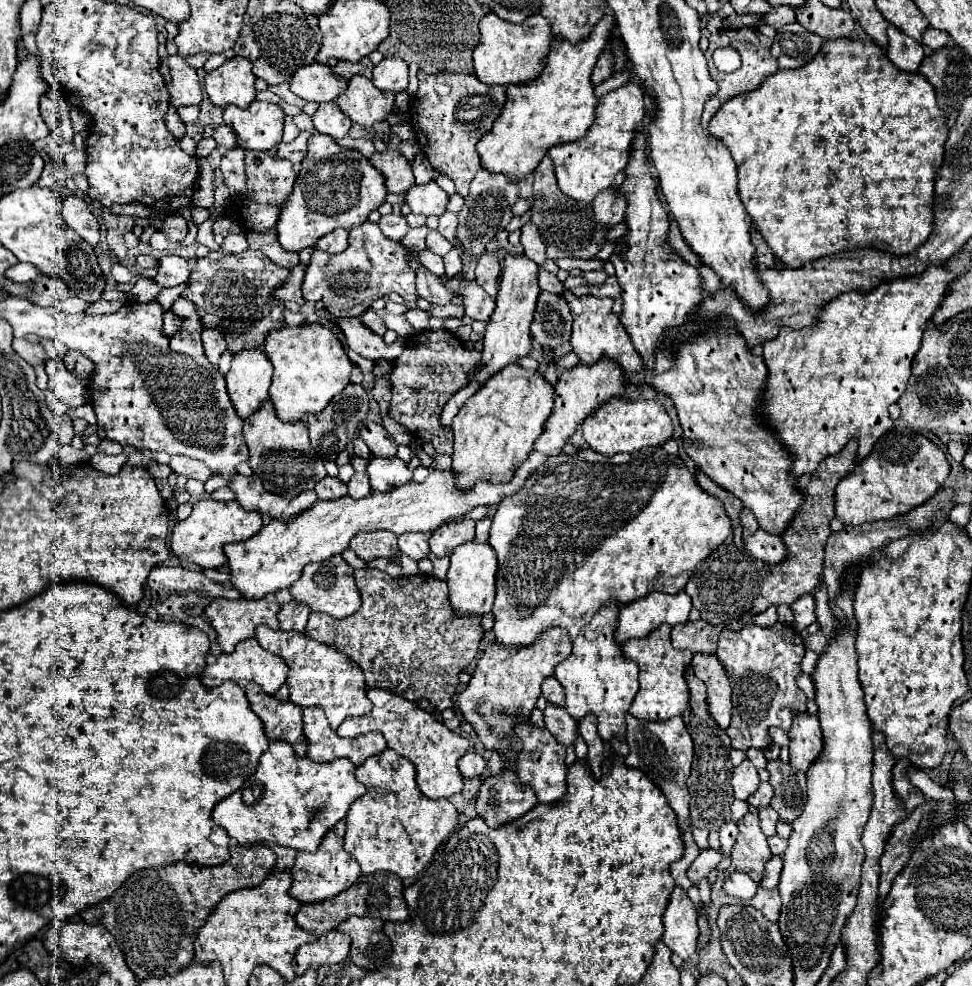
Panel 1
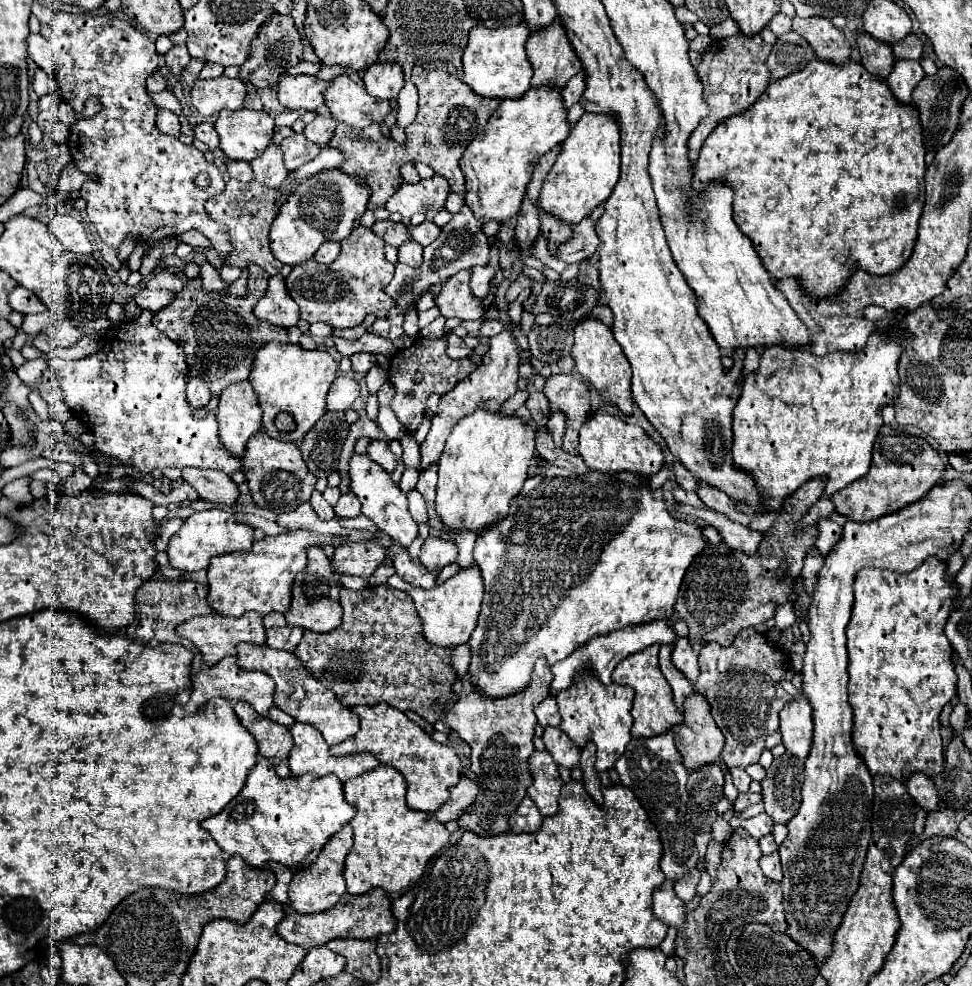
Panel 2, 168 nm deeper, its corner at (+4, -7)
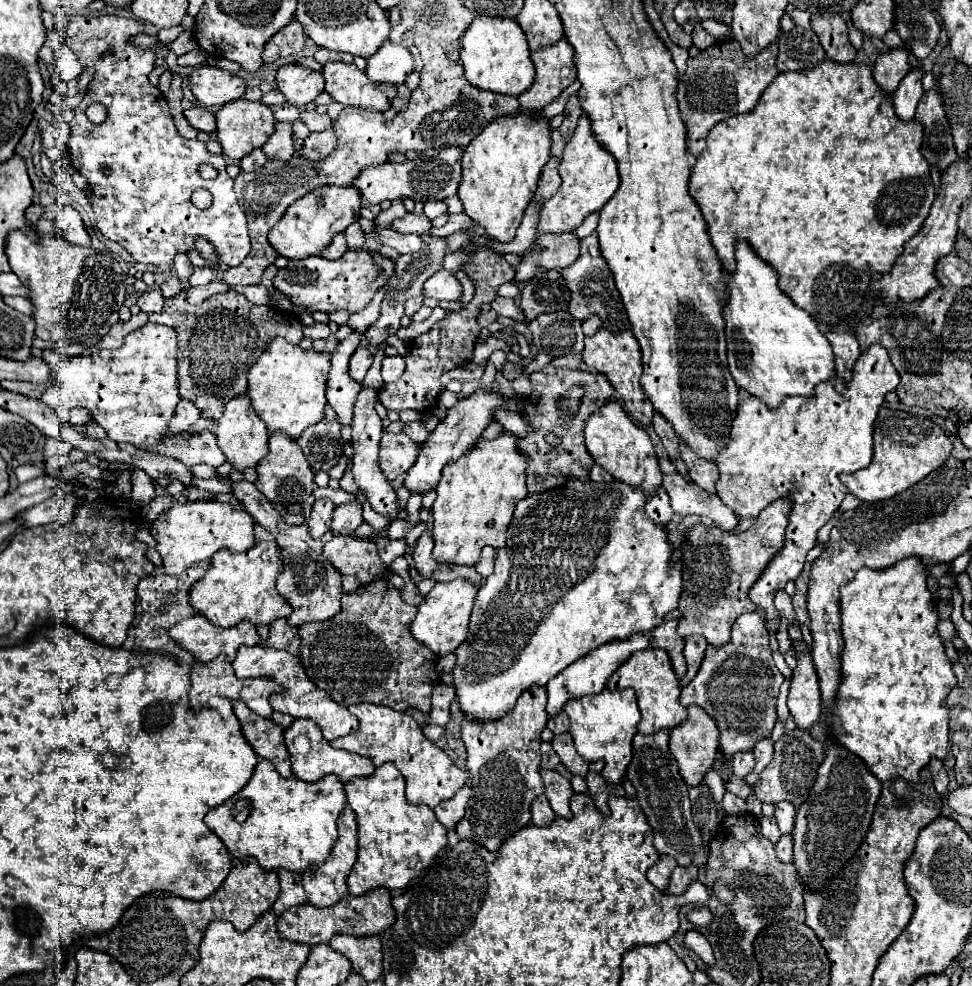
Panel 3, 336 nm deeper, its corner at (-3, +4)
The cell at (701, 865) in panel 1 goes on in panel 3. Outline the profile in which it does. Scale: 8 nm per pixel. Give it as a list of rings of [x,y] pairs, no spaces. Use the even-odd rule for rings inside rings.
[[[690,864],[690,866],[676,866],[670,878],[670,886],[668,886],[668,894],[684,894],[686,888],[698,878],[698,866]]]

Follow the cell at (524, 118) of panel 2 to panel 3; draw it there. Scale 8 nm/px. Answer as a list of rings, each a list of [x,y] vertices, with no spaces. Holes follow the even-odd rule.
[[[516,112],[516,116],[498,116],[492,120],[464,150],[462,156],[462,182],[458,196],[464,204],[464,212],[482,228],[488,236],[510,242],[522,220],[522,214],[536,192],[542,166],[550,158],[552,130],[550,120],[536,118],[536,112]]]

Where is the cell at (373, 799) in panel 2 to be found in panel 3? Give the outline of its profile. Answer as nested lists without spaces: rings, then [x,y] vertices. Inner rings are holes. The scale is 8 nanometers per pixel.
[[[382,764],[376,768],[372,776],[348,780],[344,790],[348,798],[348,806],[356,812],[358,822],[358,858],[356,864],[348,876],[348,890],[356,896],[372,890],[372,888],[388,888],[398,890],[404,888],[410,880],[414,880],[428,864],[434,860],[434,856],[448,844],[448,828],[440,824],[434,816],[434,810],[428,810],[428,806],[412,806],[404,798],[404,776],[400,776],[400,770],[394,764]]]

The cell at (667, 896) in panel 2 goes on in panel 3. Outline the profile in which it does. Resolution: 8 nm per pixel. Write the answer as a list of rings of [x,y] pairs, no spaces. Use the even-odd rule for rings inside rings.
[[[660,856],[660,862],[656,866],[652,866],[646,876],[658,890],[664,890],[664,888],[668,888],[668,880],[676,866],[678,864],[676,864],[676,860],[672,860],[672,856]]]

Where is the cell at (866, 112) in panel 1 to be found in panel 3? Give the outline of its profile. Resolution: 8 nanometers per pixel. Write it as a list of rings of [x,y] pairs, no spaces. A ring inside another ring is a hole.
[[[826,58],[824,62],[816,64],[816,68],[808,68],[804,72],[778,74],[776,80],[772,80],[772,84],[764,90],[764,94],[760,96],[760,100],[752,112],[746,112],[744,116],[732,116],[732,118],[716,124],[716,128],[712,128],[712,132],[708,134],[708,144],[706,144],[704,152],[696,160],[696,166],[692,168],[690,194],[702,210],[702,216],[708,224],[710,240],[722,260],[724,270],[728,270],[728,272],[734,270],[734,242],[736,242],[736,238],[744,236],[750,242],[750,246],[756,250],[756,254],[762,260],[766,260],[780,274],[778,284],[784,292],[788,292],[792,302],[796,306],[804,308],[806,312],[810,312],[812,318],[816,318],[818,322],[822,322],[824,326],[830,328],[832,324],[852,316],[862,306],[862,302],[864,302],[862,298],[868,292],[872,274],[874,272],[890,272],[896,258],[904,250],[906,240],[916,236],[916,232],[922,228],[922,224],[930,212],[930,206],[936,198],[936,188],[930,178],[928,162],[924,160],[924,156],[920,152],[922,136],[924,136],[924,128],[920,128],[918,120],[904,122],[896,116],[892,96],[876,84],[870,66],[866,66],[862,62],[840,64],[840,62]]]

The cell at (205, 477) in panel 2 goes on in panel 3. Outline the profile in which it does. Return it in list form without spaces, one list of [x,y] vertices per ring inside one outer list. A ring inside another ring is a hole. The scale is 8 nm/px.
[[[218,475],[217,477],[231,485],[231,494],[242,504],[242,508],[254,518],[254,522],[264,526],[274,536],[278,546],[284,550],[284,554],[282,554],[284,572],[278,576],[276,588],[292,604],[292,614],[290,614],[288,622],[292,626],[302,626],[306,622],[324,622],[324,620],[330,620],[332,616],[336,616],[336,612],[340,612],[340,598],[344,594],[342,576],[340,576],[340,572],[336,572],[336,568],[332,568],[332,564],[328,564],[328,560],[324,560],[322,540],[314,540],[310,536],[306,524],[288,526],[284,522],[284,518],[272,506],[272,502],[268,502],[254,488],[252,482],[242,480],[242,482],[232,483],[228,477],[222,478]]]

